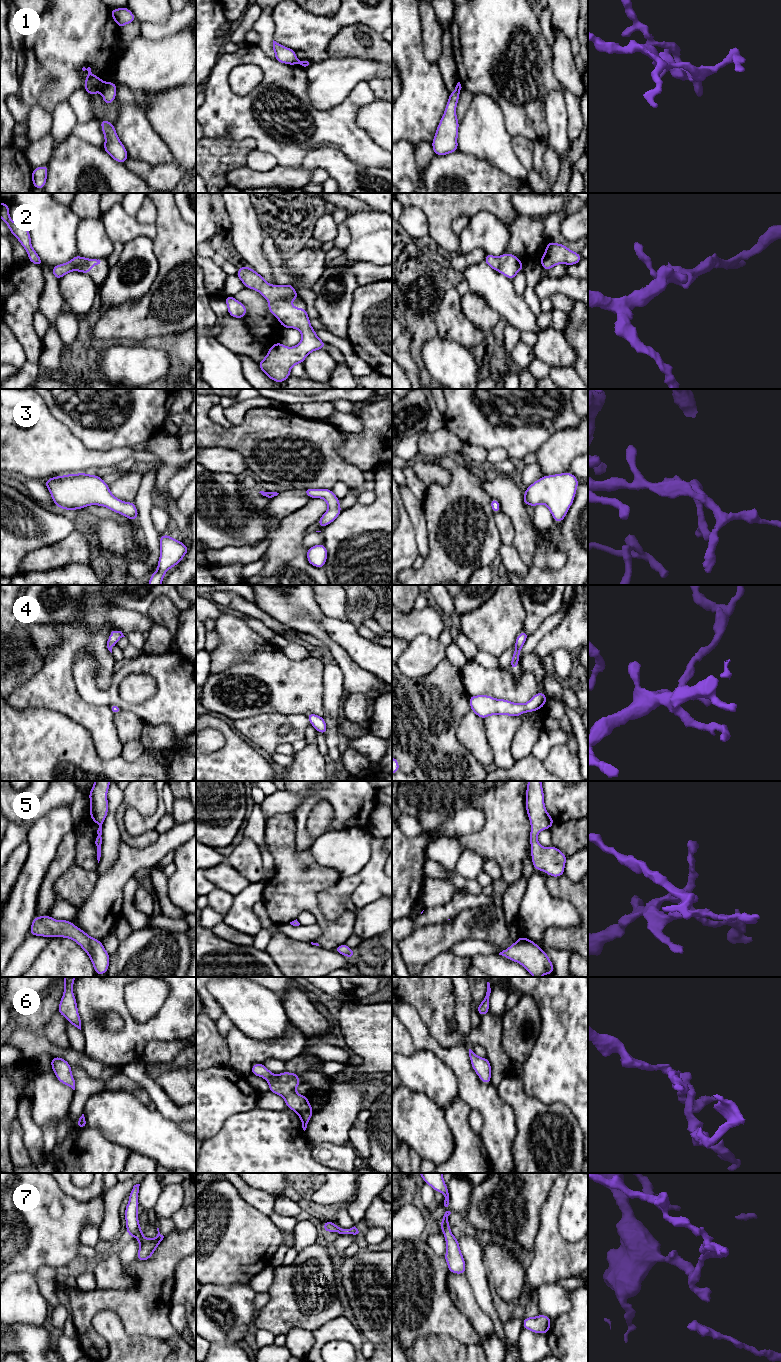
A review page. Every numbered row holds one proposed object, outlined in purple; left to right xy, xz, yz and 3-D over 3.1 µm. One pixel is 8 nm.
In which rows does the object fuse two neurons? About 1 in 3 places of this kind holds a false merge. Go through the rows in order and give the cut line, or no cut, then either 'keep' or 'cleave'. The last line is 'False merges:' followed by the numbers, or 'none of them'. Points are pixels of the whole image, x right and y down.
1: xy (104, 83), (100, 89) | cleave
2: no cut | keep
3: no cut | keep
4: no cut | keep
5: no cut | keep
6: no cut | keep
7: no cut | keep
False merges: 1

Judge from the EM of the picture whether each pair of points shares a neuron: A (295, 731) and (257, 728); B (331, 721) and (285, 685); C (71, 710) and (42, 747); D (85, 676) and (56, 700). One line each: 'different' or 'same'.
A: same
B: different
C: different
D: different

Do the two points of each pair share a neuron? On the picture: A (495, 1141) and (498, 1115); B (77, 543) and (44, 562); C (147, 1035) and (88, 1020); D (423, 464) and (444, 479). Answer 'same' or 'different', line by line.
A: same
B: same
C: same
D: same

